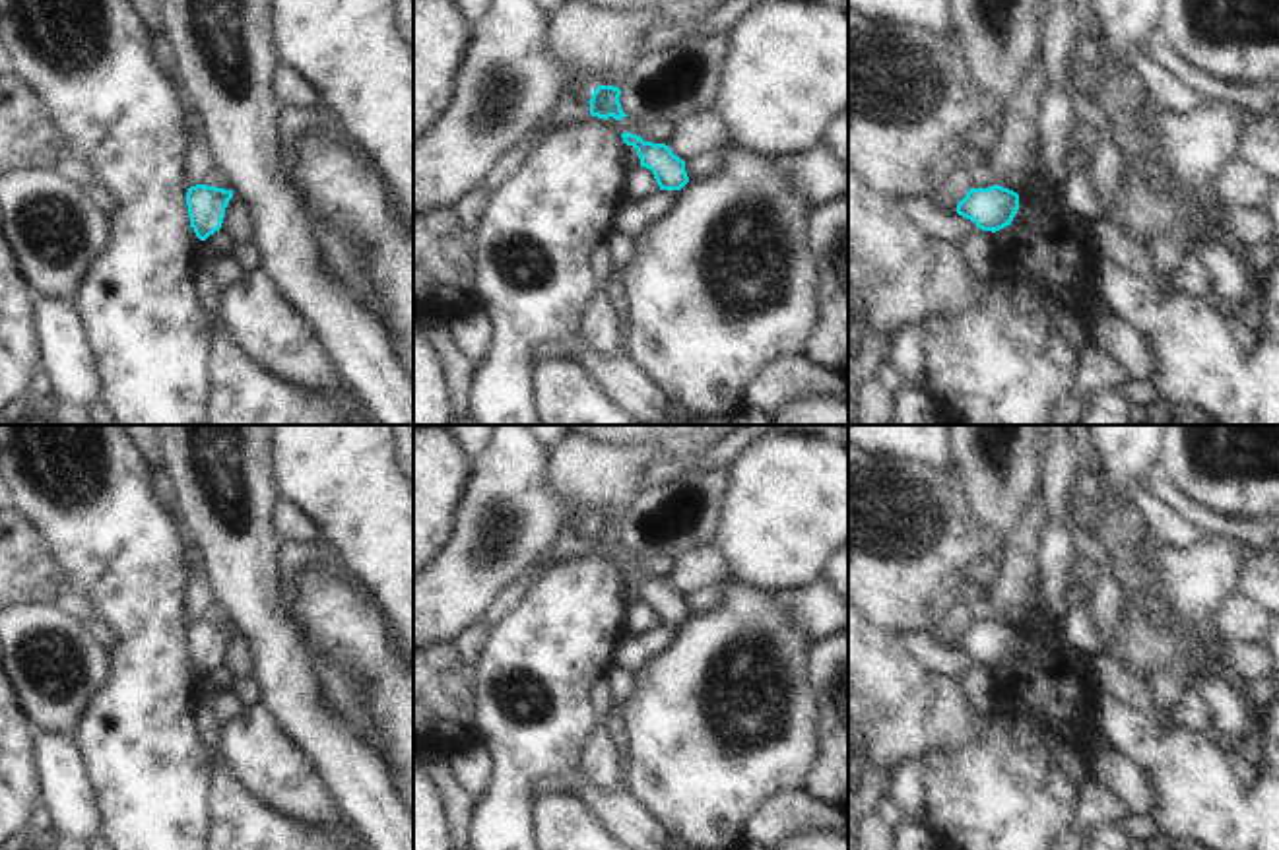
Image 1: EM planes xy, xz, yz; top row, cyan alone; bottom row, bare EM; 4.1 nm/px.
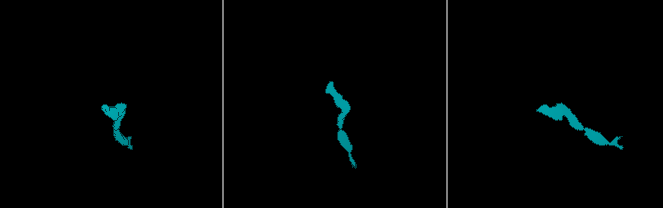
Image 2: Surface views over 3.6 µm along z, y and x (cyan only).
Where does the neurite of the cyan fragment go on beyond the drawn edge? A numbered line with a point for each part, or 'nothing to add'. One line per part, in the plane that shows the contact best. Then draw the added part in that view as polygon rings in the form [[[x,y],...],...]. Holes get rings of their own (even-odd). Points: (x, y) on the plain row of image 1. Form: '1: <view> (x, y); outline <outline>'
nothing to add

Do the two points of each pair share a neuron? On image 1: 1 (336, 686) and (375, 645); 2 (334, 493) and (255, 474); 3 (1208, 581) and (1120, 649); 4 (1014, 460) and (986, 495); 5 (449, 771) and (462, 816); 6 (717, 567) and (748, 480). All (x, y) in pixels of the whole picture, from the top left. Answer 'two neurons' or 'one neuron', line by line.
1: two neurons
2: two neurons
3: one neuron
4: one neuron
5: one neuron
6: two neurons

